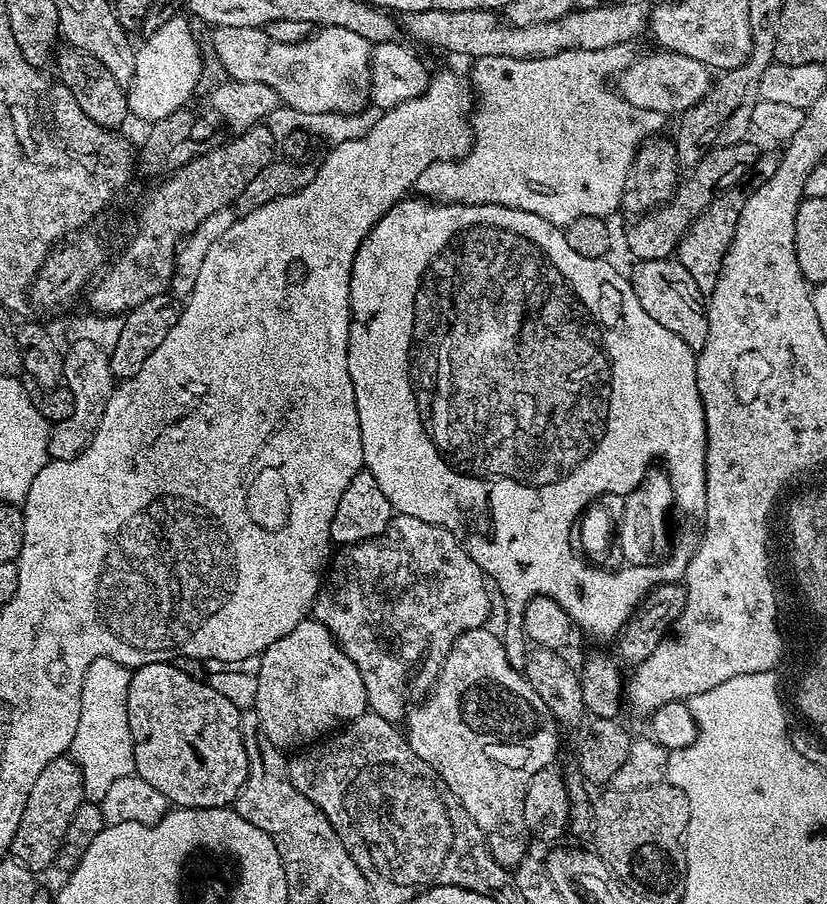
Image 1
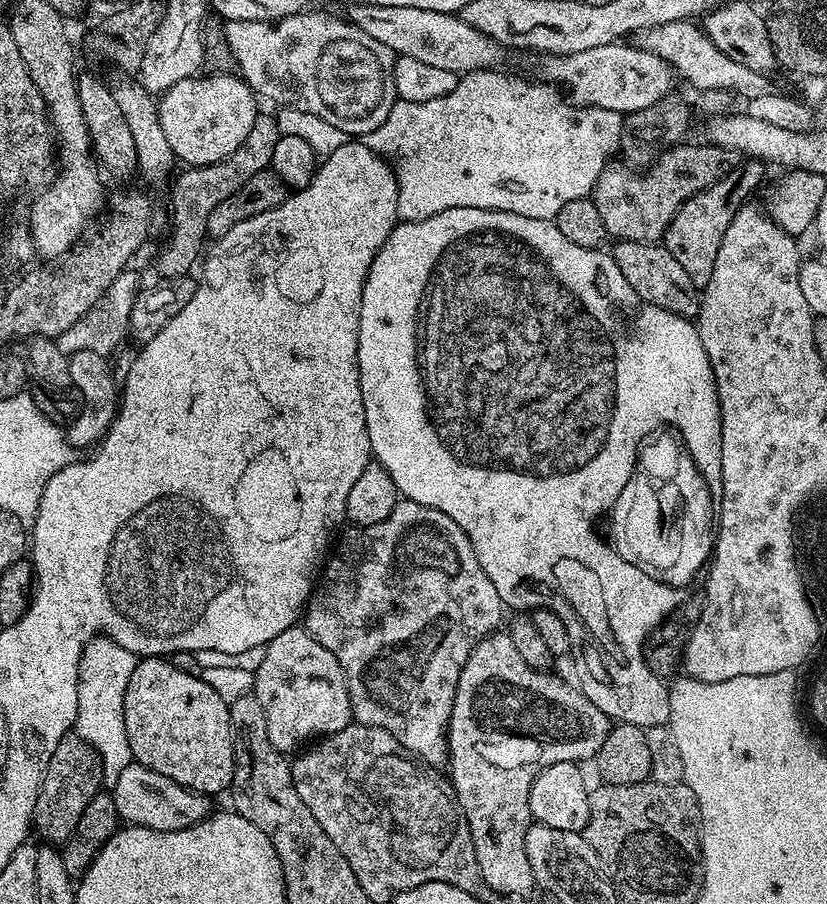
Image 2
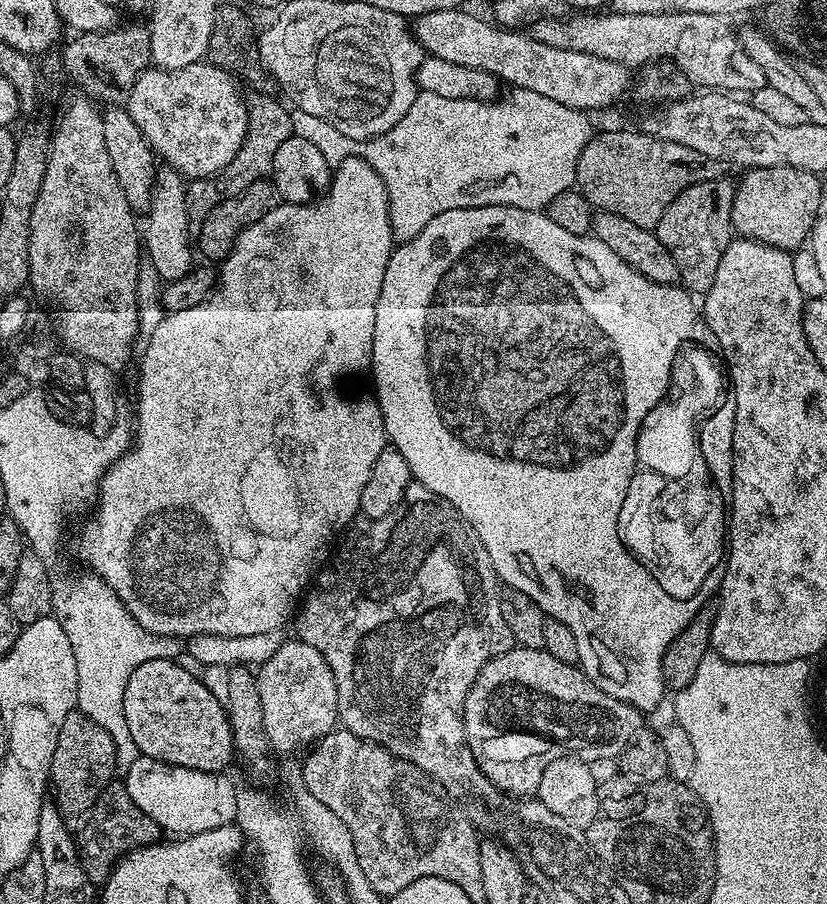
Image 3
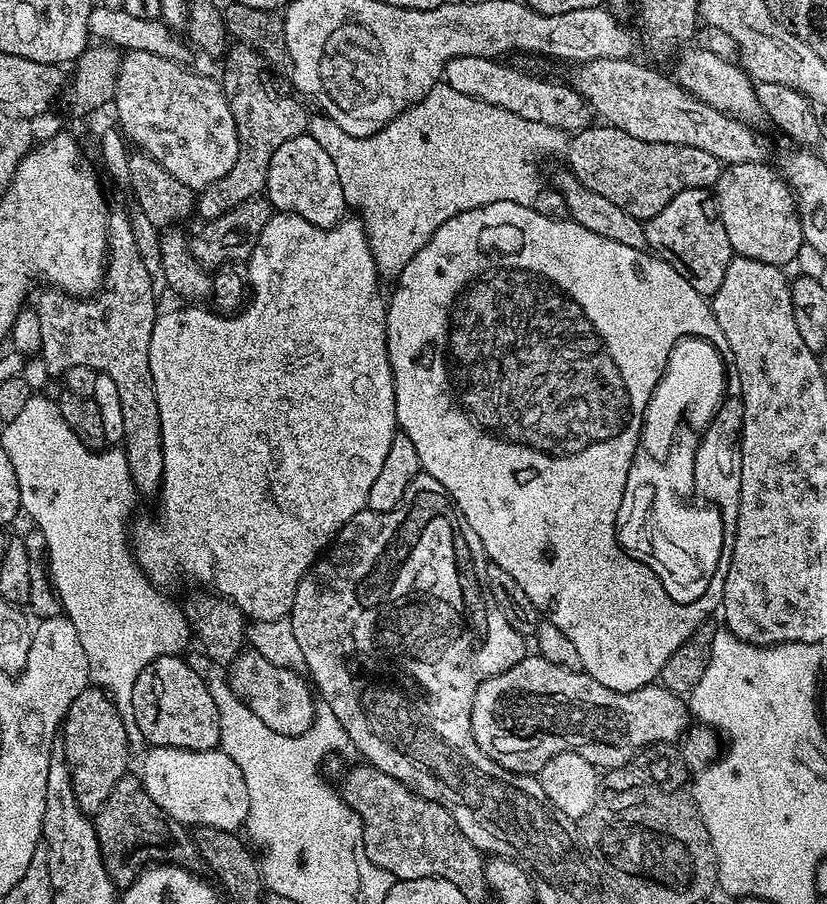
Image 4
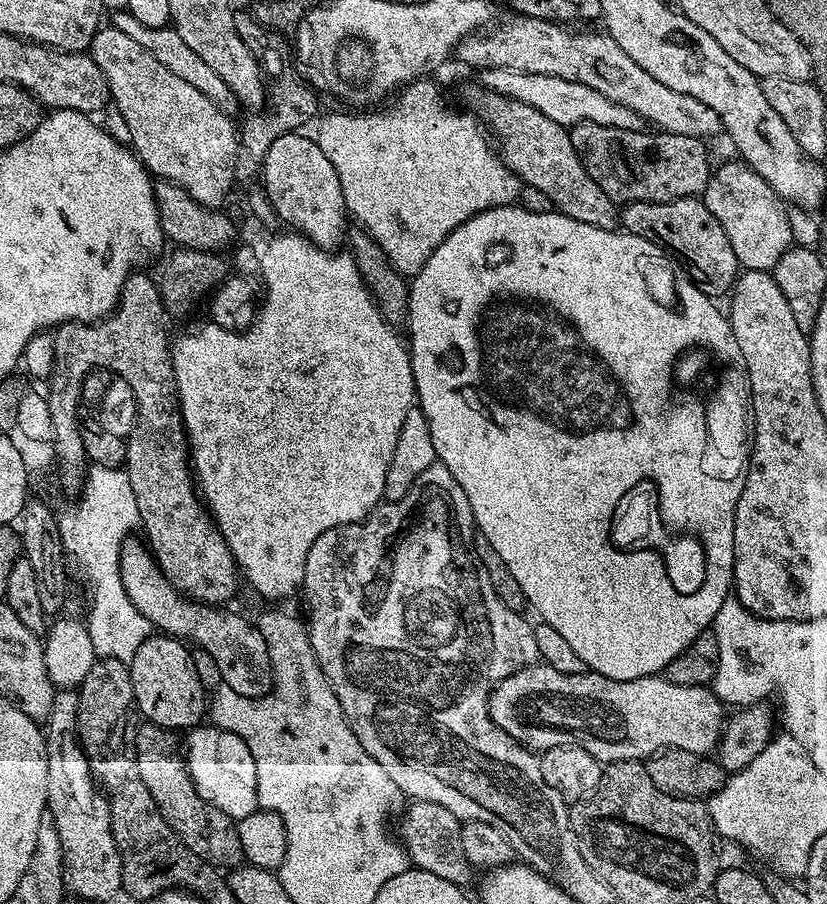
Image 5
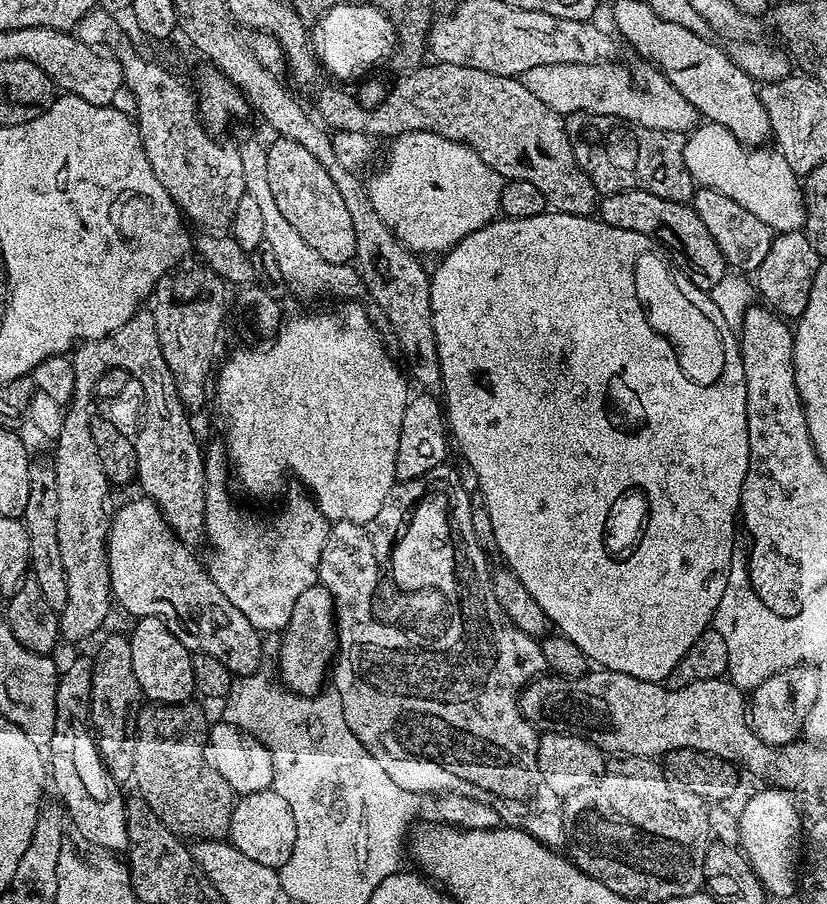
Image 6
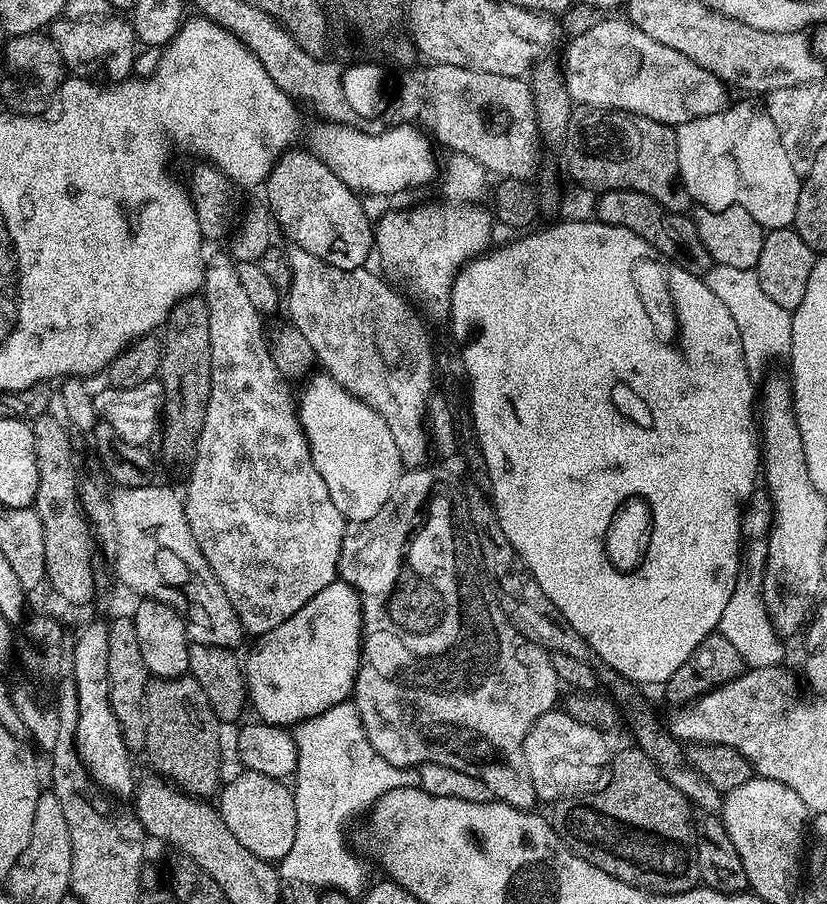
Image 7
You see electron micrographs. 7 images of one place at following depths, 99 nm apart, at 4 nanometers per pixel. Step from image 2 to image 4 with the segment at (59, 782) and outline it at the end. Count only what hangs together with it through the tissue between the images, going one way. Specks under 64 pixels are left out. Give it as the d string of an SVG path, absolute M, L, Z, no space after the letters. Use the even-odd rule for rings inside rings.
M89 686L70 702L68 713L62 721L62 747L68 772L72 775L72 789L78 806L89 814L100 811L110 798L110 790L129 771L129 725L116 705L99 687ZM64 740L64 741L63 741Z

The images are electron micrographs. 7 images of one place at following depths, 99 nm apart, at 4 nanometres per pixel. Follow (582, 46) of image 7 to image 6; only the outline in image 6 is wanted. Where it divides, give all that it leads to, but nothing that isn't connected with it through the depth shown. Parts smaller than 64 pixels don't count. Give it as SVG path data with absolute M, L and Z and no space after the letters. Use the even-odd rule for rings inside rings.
M601 62L598 64L551 64L534 66L522 77L526 90L546 102L550 110L567 114L589 112L599 116L612 116L629 124L654 130L689 133L698 124L696 105L675 88L663 72L648 70L644 76L644 88L632 84L632 76L620 64Z

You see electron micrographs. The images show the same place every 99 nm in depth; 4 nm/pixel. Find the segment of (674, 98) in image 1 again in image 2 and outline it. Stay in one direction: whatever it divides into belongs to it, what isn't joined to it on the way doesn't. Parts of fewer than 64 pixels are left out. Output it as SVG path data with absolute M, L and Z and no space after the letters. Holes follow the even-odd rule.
M632 42L594 46L594 50L582 50L565 56L541 55L539 57L539 79L563 90L573 105L582 108L601 108L602 110L614 110L621 114L646 110L646 106L654 106L654 102L658 102L673 91L674 70L665 60L658 58L658 54L650 54L643 46L636 45L635 48L634 45L628 43Z

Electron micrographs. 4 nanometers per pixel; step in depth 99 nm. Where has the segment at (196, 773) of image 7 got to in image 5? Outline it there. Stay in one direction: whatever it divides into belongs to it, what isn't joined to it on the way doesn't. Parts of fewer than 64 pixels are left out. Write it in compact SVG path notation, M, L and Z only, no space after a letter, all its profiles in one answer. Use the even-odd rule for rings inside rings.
M141 723L136 729L136 770L135 775L150 790L156 808L164 821L178 834L198 858L216 865L221 870L239 868L245 863L242 842L239 841L237 821L222 810L199 796L198 790L188 773L185 757L176 753L175 731L159 728L156 724Z

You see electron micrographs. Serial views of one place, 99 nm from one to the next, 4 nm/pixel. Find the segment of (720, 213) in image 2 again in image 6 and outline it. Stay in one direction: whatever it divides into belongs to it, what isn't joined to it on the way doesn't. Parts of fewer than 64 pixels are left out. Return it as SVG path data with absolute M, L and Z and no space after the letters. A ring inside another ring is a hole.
M646 190L609 192L599 201L598 216L603 223L618 230L634 230L638 234L648 236L665 249L672 248L671 255L675 263L688 273L690 282L694 282L694 286L704 292L711 293L712 288L717 286L724 276L729 275L730 269L722 250L718 248L718 242L714 240L710 230L706 230L705 223L702 218L698 218L691 203L675 204Z

